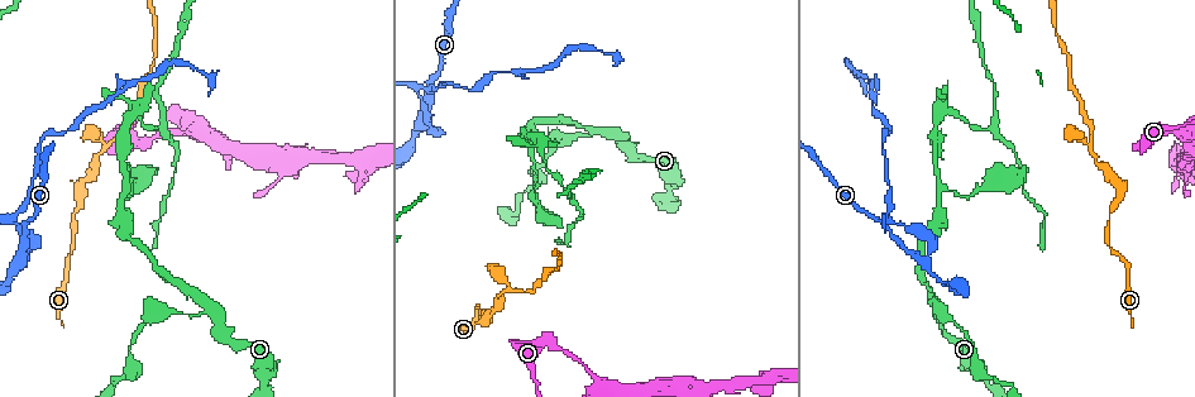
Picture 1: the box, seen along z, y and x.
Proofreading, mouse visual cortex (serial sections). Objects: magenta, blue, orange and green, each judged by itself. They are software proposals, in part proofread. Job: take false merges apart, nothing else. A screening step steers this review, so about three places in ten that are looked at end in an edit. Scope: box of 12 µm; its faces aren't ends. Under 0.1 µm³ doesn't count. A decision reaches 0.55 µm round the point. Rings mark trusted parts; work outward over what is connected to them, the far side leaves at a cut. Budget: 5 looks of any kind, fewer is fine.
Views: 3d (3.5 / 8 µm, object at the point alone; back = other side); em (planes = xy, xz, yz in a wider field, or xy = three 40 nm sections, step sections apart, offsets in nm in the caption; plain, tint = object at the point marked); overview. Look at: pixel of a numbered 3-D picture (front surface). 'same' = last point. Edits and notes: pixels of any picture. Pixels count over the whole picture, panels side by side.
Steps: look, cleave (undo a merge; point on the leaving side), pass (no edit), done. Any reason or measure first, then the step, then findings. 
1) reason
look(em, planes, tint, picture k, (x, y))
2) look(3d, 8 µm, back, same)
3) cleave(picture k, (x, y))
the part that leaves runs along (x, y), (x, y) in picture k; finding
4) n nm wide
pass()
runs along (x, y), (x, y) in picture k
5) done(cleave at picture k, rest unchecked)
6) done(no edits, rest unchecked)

thin neck
look(3d, 3.5 µm, picture 1, (211, 305))

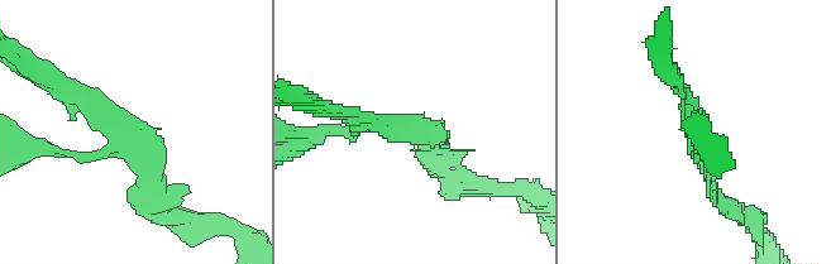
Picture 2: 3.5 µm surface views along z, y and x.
shape alone is not enough
look(em, xy, step 3, tint, picture 2, (130, 132))

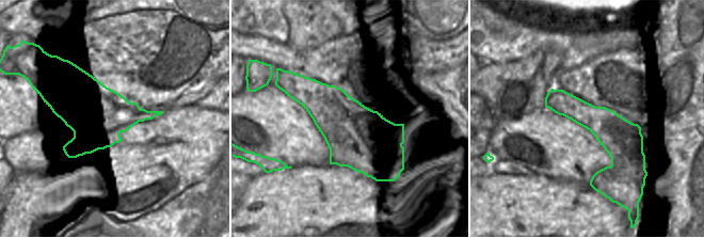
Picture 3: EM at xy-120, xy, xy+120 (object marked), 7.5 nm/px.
arms of 100, 150, 200 nm
pass()
runs along (553, 92), (617, 145), (600, 187) in picture 3; continuous, no second cell

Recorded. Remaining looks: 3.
a fork
look(3d, 3.5 µm, back, picture 1, (368, 165))

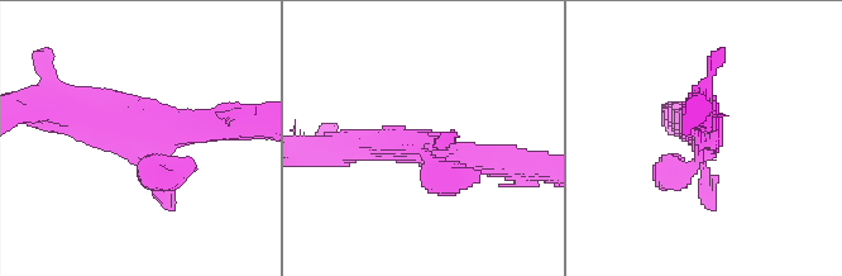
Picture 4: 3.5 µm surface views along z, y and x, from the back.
look(em, planes, tint, picture 4, (429, 142))

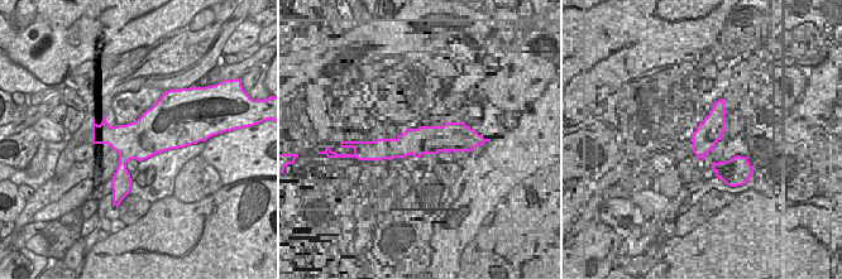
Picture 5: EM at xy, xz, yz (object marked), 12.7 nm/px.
550 nm wide
pass()
runs along (228, 124), (146, 141), (80, 98) in picture 4; one cell here

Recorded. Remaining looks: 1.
done(no edits, rest unchecked)

